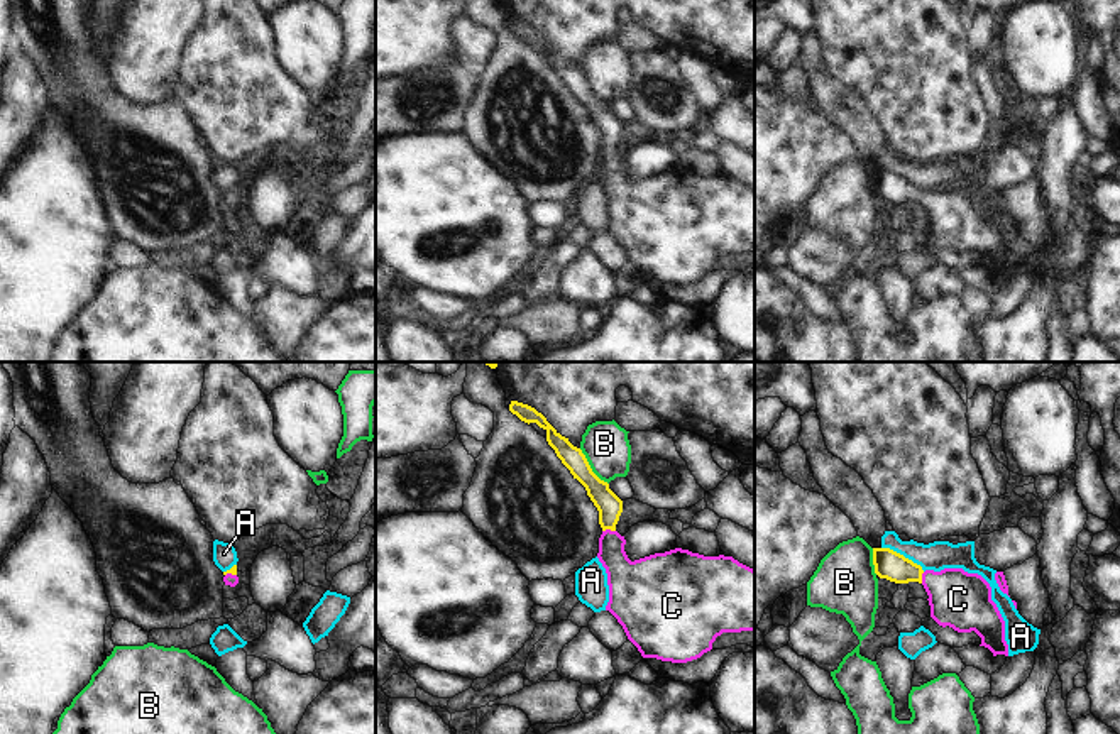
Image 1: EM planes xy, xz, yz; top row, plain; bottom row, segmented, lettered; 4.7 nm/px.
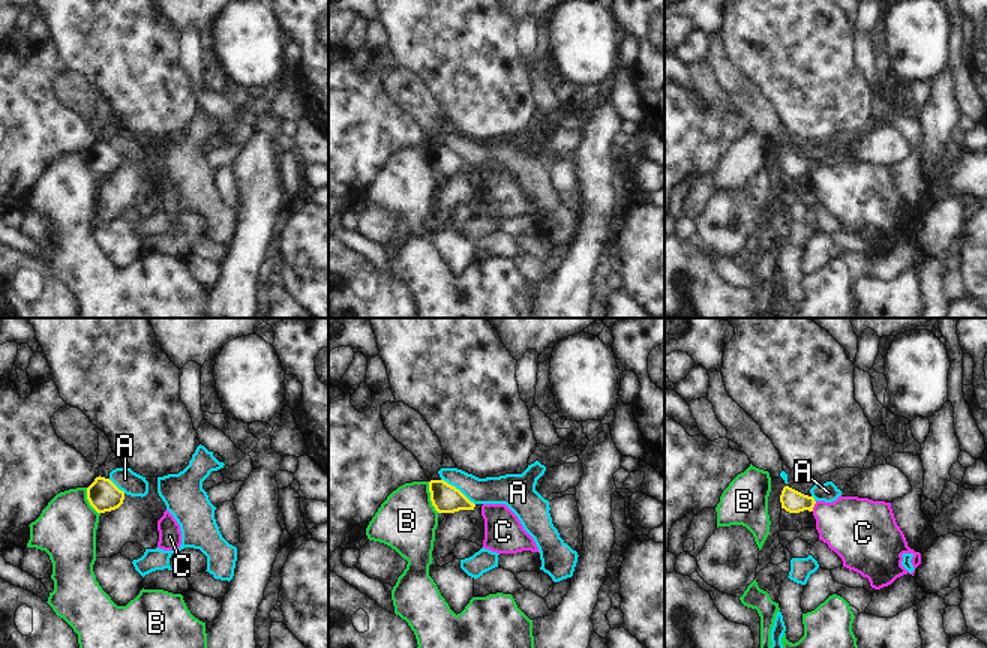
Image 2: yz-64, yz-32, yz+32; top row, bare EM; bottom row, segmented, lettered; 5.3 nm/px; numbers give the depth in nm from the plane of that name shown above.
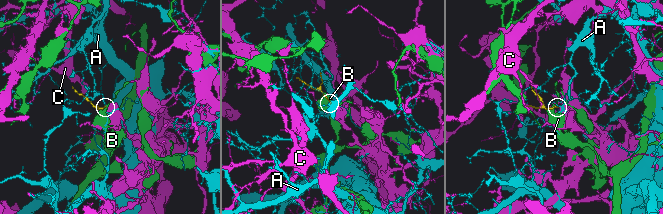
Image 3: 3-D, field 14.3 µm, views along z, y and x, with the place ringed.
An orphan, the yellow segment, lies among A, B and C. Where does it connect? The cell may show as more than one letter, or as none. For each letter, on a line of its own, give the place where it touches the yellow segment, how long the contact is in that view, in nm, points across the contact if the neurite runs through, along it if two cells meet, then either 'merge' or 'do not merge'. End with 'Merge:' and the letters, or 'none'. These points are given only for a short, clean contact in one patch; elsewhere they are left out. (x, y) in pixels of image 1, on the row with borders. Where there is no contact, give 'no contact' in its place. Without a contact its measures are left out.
A: contact yz (902, 555); length 240 nm; border yz (882, 547), (902, 553), (924, 570); do not merge
B: contact xz (589, 467); length 220 nm; do not merge
C: contact xz (608, 528); length 60 nm; way xz (609, 506), (608, 528), (611, 555), (625, 577); merge
Merge: C

